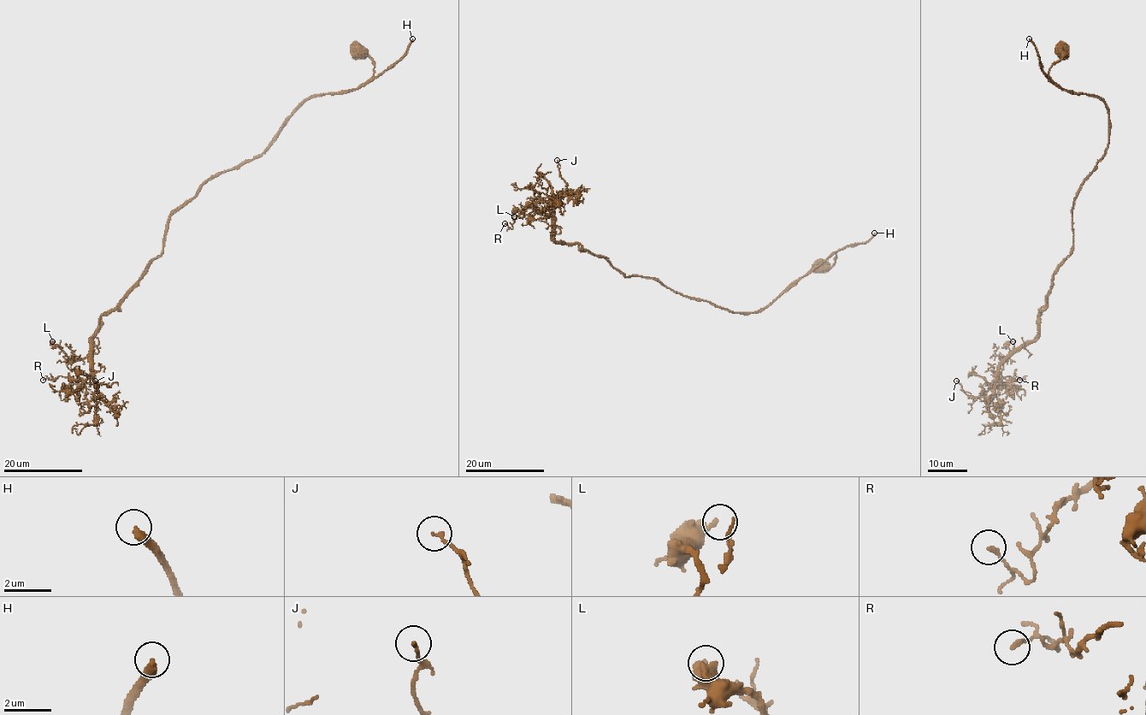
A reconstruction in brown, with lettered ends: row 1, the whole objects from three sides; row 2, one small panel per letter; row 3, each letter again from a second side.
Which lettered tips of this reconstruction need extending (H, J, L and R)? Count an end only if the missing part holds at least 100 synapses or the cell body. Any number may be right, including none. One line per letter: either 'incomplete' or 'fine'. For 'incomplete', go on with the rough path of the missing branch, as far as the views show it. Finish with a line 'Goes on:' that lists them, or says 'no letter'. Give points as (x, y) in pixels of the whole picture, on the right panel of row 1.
H: incomplete
J: fine
L: fine
R: fine
Goes on: H

